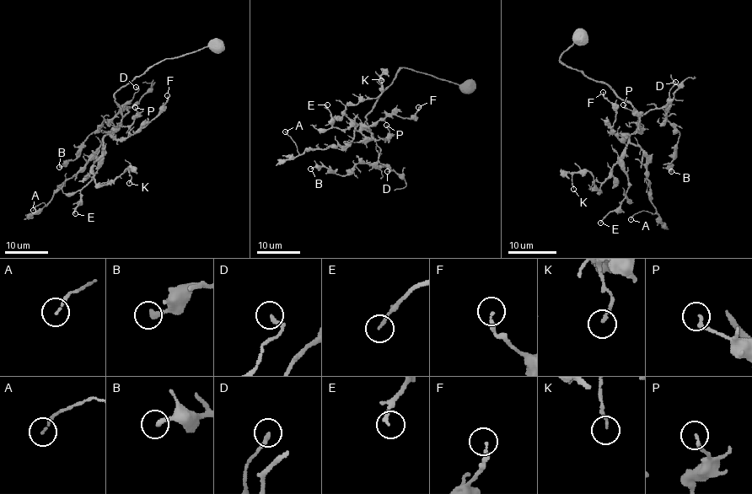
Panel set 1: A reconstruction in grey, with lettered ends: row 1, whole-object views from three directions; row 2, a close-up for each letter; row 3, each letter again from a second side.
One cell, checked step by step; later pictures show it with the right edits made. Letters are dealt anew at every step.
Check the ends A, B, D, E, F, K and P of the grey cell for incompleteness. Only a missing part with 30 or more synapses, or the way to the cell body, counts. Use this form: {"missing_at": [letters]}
{"missing_at": []}

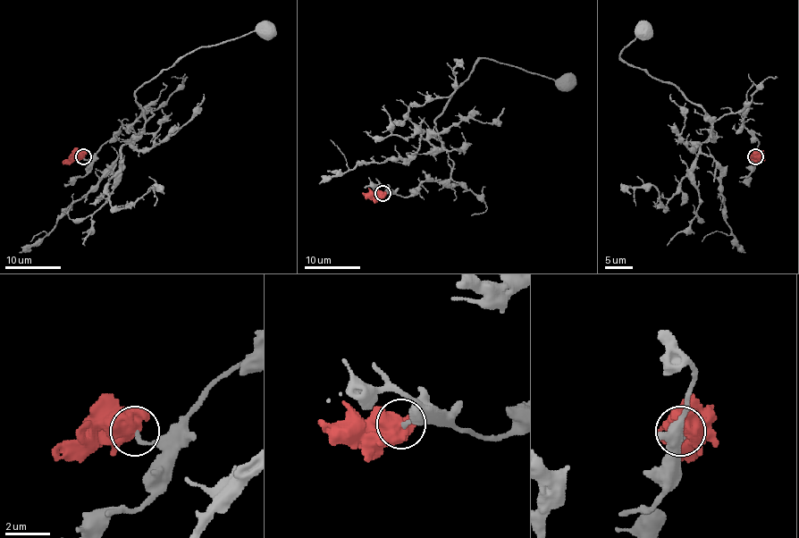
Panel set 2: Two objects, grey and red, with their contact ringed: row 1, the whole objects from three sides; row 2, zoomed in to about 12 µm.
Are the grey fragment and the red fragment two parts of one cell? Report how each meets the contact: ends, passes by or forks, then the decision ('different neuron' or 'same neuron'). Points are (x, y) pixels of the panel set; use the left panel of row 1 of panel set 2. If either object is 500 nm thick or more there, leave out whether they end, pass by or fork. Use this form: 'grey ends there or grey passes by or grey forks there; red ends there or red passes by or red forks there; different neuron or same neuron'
different neuron

